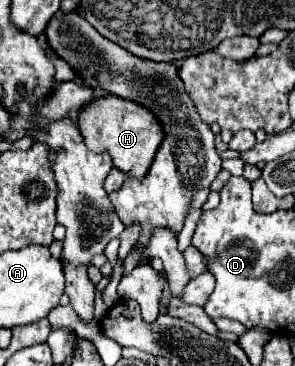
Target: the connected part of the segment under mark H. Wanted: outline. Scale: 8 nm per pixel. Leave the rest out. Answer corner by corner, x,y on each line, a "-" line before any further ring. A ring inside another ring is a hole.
98,96
84,104
82,114
78,114
78,128
90,150
108,152
112,156
112,164
134,178
142,178
142,174
146,174
150,158
154,158
154,150
158,150
158,142
162,142
162,126
158,126
154,114
136,102
122,100
118,96

